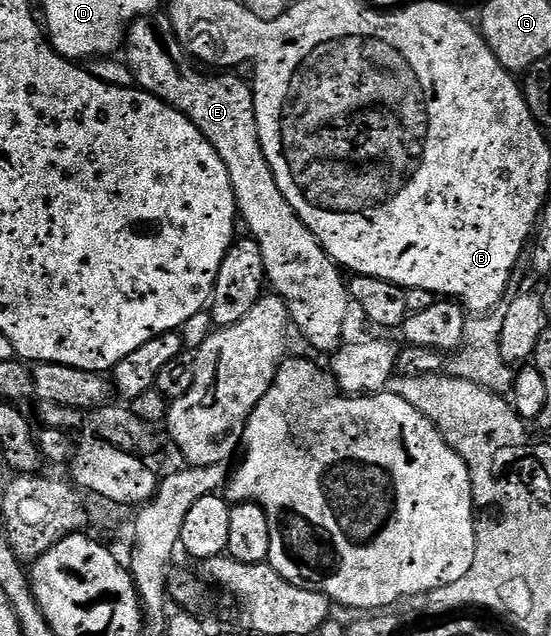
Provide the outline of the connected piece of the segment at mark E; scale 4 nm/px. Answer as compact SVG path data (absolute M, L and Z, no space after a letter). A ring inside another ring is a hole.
M142 17L129 24L124 51L124 58L133 70L134 84L188 117L219 153L219 161L223 161L227 177L231 177L240 222L249 226L248 234L259 245L268 286L289 307L292 326L301 330L302 337L315 350L337 351L343 342L341 334L345 331L349 307L351 311L349 288L346 280L341 280L337 264L321 248L295 209L291 209L275 181L275 173L259 141L252 86L246 80L244 83L237 73L204 75L196 71L169 23L160 23L157 17Z

